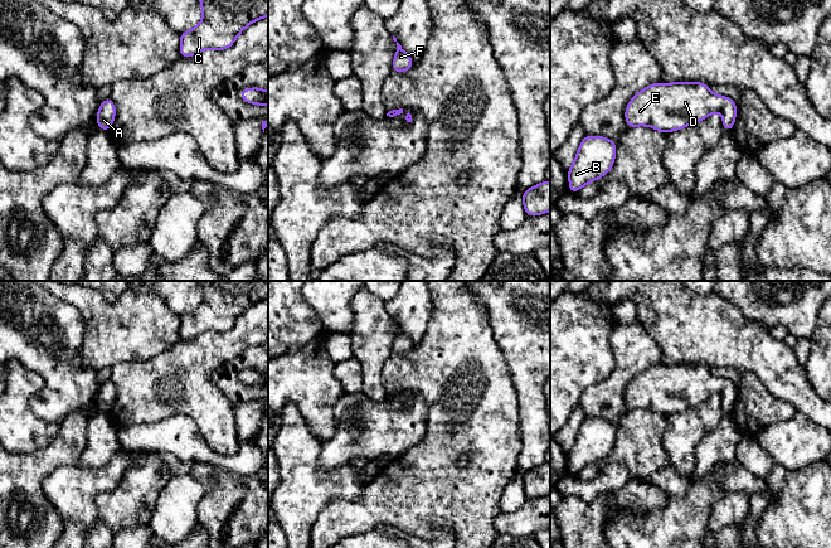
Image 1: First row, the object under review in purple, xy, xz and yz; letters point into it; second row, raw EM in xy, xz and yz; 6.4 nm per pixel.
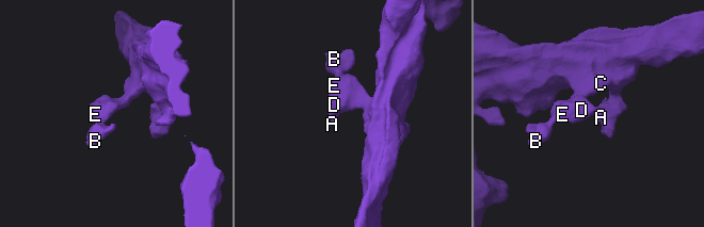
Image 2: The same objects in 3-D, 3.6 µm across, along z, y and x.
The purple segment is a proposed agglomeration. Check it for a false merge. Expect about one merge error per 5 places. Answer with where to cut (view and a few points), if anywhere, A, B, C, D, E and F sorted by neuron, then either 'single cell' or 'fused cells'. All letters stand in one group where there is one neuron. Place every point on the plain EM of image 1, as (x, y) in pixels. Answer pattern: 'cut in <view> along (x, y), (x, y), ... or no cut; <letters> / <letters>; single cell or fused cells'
no cut; A B C D E F; single cell

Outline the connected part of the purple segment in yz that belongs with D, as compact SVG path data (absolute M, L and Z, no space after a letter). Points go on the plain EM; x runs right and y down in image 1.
M699 364L653 365L636 375L626 388L626 406L635 408L650 408L662 416L681 412L689 407L701 404L713 394L720 394L725 413L733 413L737 399L737 385L726 379L714 377L709 367Z

